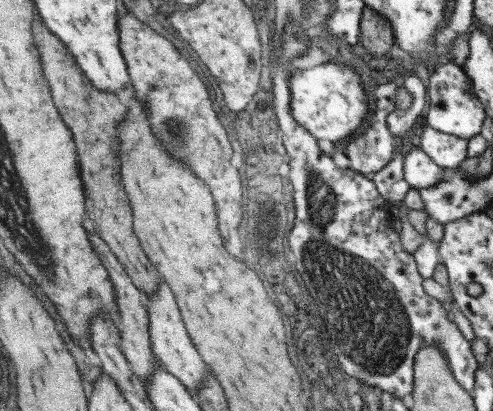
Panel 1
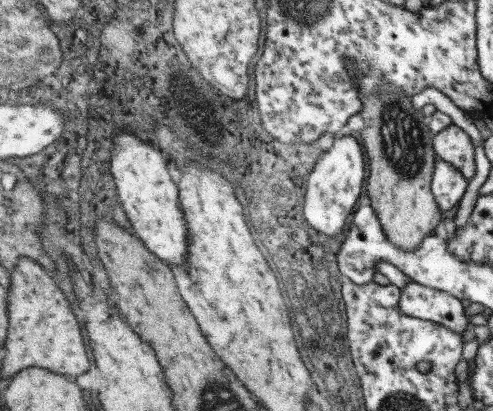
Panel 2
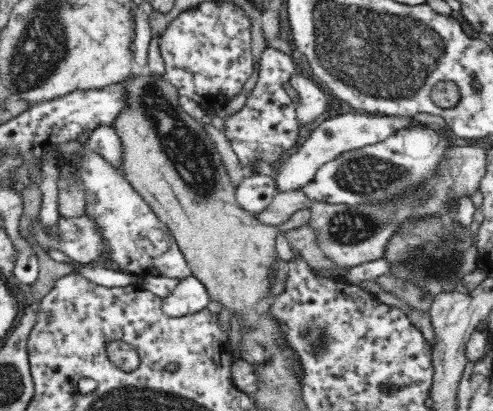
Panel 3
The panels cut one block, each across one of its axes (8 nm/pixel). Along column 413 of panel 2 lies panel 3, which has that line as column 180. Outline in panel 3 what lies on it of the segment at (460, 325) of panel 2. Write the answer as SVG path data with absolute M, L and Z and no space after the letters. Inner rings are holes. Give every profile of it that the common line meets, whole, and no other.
M188 276L188 278L180 280L178 288L172 290L170 296L166 296L162 300L162 310L164 310L164 314L168 314L172 318L180 318L180 316L188 316L188 314L198 314L208 304L210 304L210 296L208 296L206 286L198 278Z

